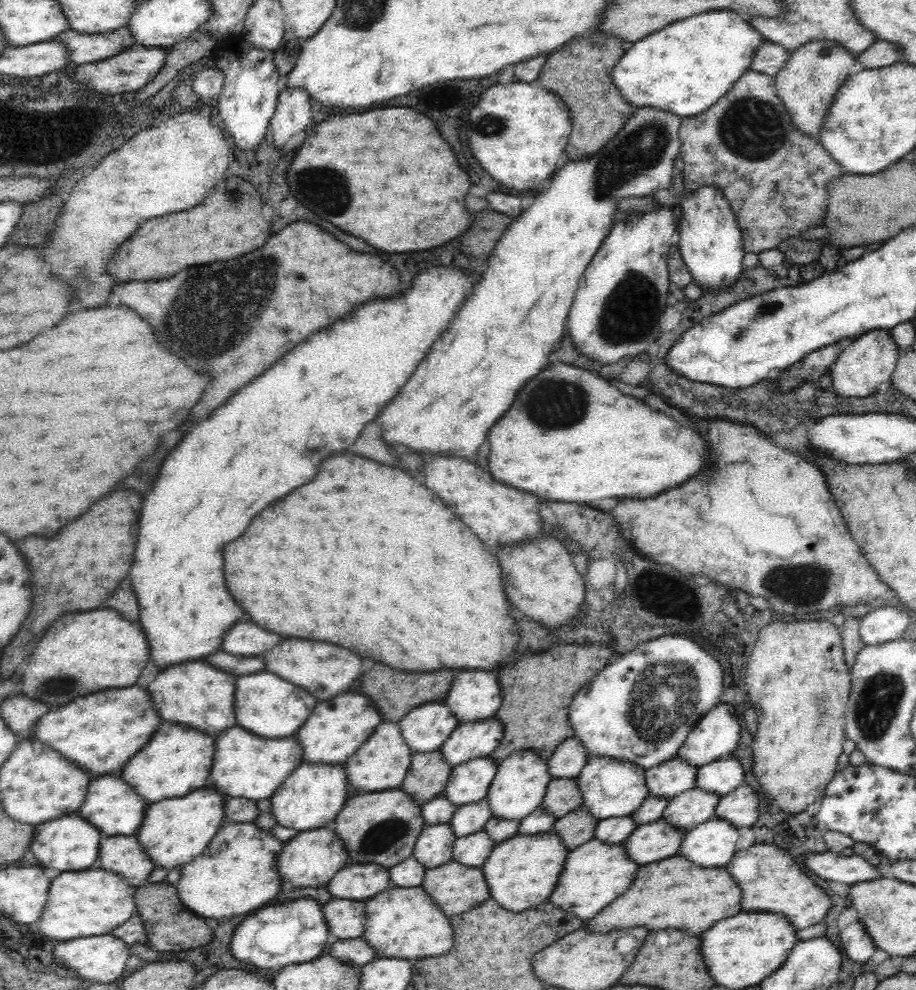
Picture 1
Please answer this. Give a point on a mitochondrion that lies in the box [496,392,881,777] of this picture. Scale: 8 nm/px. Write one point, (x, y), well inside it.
(659, 706)

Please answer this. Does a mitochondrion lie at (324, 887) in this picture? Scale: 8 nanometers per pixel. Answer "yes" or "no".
no

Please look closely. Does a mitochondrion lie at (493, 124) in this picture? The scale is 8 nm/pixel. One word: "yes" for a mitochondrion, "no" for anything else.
yes

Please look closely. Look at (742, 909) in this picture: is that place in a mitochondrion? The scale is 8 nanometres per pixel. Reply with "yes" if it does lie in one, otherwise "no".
no

